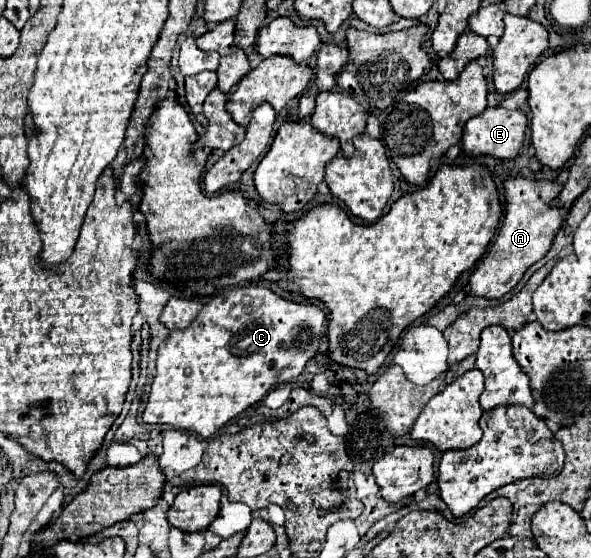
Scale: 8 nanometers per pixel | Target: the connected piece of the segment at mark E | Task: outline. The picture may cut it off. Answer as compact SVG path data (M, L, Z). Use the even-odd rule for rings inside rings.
M502 106L486 108L480 116L474 116L472 120L468 120L462 136L462 150L468 156L494 156L500 160L516 158L524 142L526 126L528 126L528 120L520 110L506 110Z

